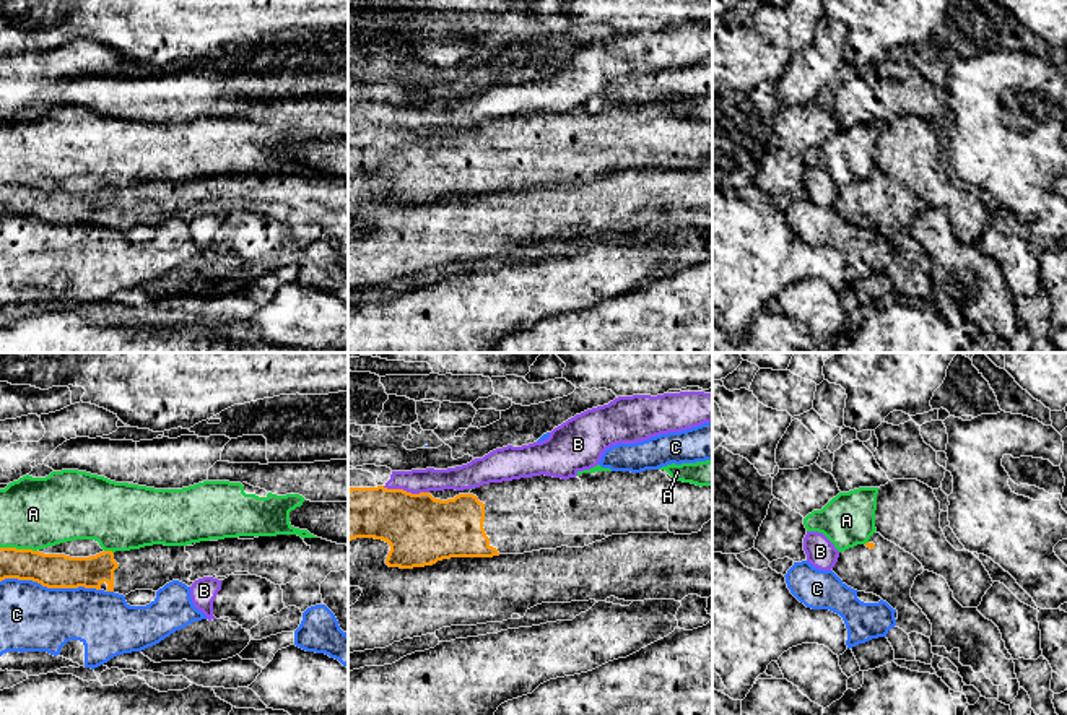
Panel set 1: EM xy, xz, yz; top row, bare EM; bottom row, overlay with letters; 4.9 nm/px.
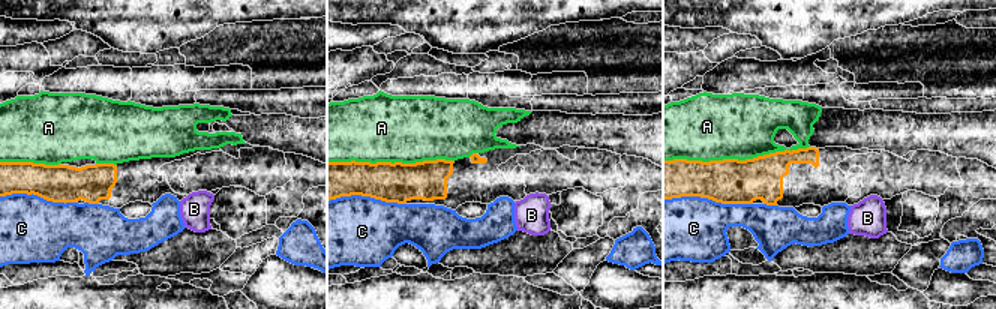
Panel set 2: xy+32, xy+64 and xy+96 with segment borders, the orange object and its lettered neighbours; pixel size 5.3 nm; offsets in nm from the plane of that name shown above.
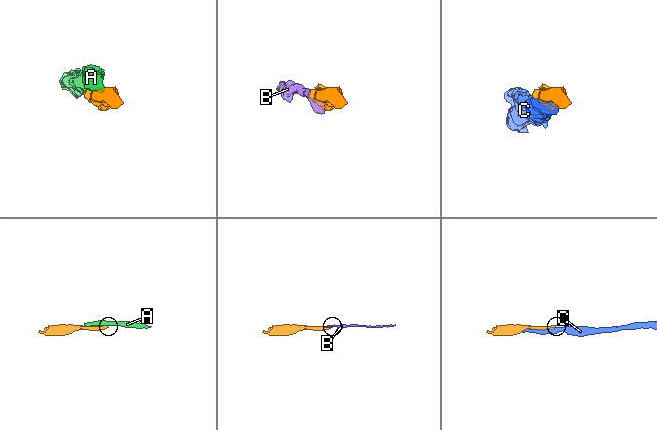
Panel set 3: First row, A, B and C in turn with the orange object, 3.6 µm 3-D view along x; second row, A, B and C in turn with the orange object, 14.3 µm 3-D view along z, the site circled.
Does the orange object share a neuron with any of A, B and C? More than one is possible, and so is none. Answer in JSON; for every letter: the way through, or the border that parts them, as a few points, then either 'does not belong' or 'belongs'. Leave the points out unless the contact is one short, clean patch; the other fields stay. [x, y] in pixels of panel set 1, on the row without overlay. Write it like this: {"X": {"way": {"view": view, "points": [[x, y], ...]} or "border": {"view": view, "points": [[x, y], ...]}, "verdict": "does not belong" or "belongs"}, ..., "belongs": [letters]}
{"A": {"verdict": "does not belong"}, "B": {"border": {"view": "xz", "points": [[383, 122], [428, 129]]}, "verdict": "does not belong"}, "C": {"verdict": "does not belong"}, "belongs": []}

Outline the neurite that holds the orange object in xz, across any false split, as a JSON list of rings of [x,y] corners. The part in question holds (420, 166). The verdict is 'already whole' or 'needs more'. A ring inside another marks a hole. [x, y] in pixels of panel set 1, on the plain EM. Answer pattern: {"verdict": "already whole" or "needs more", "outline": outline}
{"verdict": "needs more", "outline": [[[665,106],[595,107],[569,115],[540,110],[483,120],[447,136],[434,135],[429,128],[412,130],[384,122],[348,125],[348,177],[356,174],[385,177],[390,182],[385,200],[400,205],[433,202],[451,193],[493,193],[561,182],[584,184],[612,171],[667,167],[691,171],[701,167],[709,156],[712,156],[712,122],[675,117]]]}

